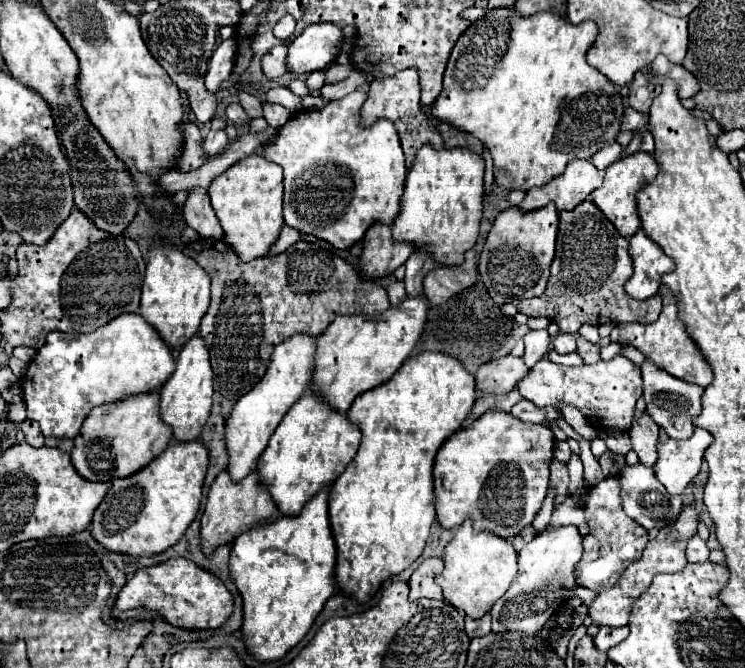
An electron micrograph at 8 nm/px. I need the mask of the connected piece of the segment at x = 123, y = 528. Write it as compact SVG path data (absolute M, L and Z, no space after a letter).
M200 440L170 442L168 448L160 456L156 456L146 468L134 472L132 476L112 480L112 488L108 490L108 494L94 512L94 520L90 526L92 536L108 550L132 556L152 556L156 552L166 550L184 536L186 528L190 526L200 508L206 468L208 468L208 448L204 442Z

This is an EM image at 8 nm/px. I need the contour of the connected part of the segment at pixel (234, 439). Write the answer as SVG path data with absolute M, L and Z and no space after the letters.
M292 334L288 340L278 344L270 356L270 364L260 382L244 394L226 420L226 448L228 448L228 470L232 480L242 480L254 466L258 456L264 452L268 438L290 410L290 406L308 390L314 374L316 336Z

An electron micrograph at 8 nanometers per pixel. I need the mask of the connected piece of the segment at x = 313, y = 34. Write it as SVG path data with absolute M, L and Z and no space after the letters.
M328 22L310 24L288 46L288 68L298 74L322 70L336 60L342 42L344 42L342 26Z

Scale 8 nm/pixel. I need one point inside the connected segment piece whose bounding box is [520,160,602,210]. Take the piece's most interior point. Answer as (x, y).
(581, 177)

